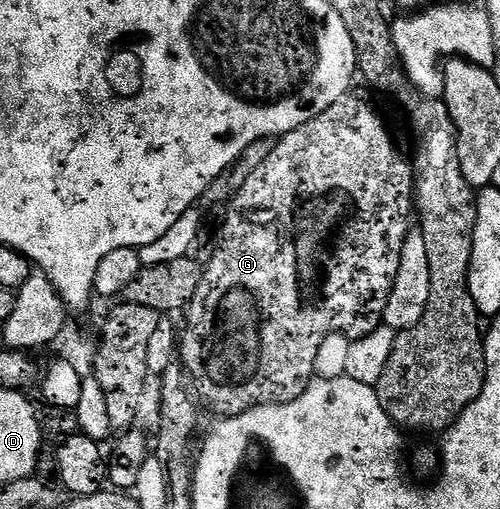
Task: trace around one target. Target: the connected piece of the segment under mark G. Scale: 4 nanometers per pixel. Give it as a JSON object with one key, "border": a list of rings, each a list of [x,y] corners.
{"border":[[[355,93],[341,97],[337,105],[329,105],[325,113],[313,117],[313,121],[305,121],[305,125],[301,125],[296,131],[290,131],[276,142],[273,153],[269,153],[269,157],[265,157],[265,161],[261,161],[261,165],[253,169],[241,193],[230,200],[223,228],[219,231],[219,240],[215,243],[215,256],[206,260],[201,285],[197,285],[197,293],[185,312],[187,328],[182,328],[177,355],[197,395],[199,390],[198,398],[207,402],[209,410],[216,411],[216,416],[230,417],[254,407],[297,401],[297,397],[305,393],[311,380],[316,378],[314,362],[317,361],[317,351],[325,337],[339,332],[354,341],[373,333],[381,326],[385,305],[397,277],[397,265],[401,265],[401,249],[405,245],[405,237],[413,229],[414,198],[415,177],[408,156],[406,159],[395,148],[395,143],[391,140],[382,117],[375,112],[374,105],[358,99]]]}

